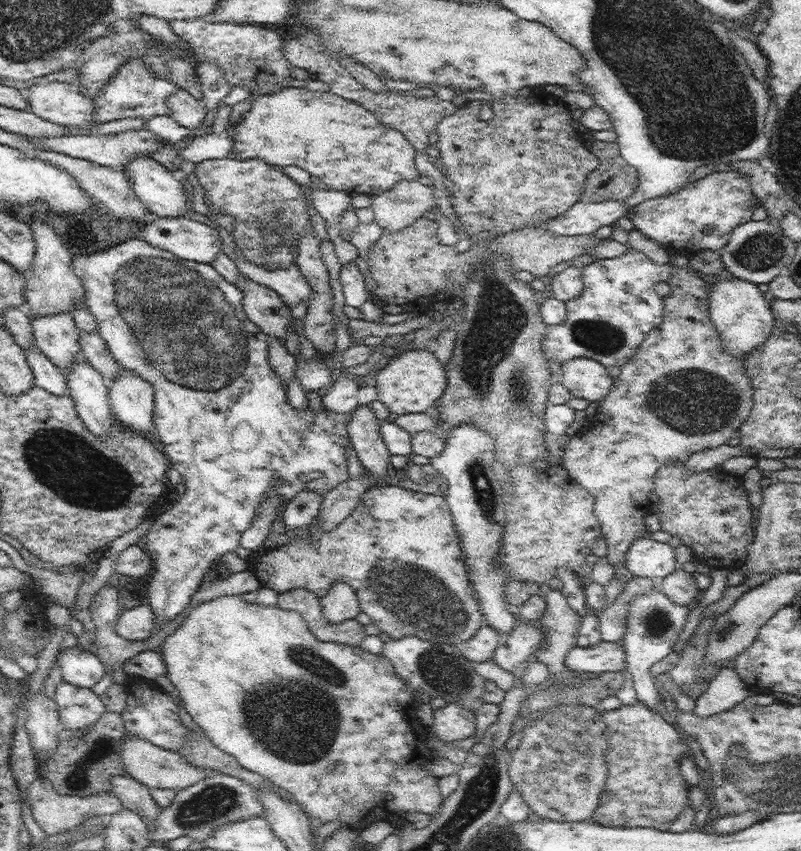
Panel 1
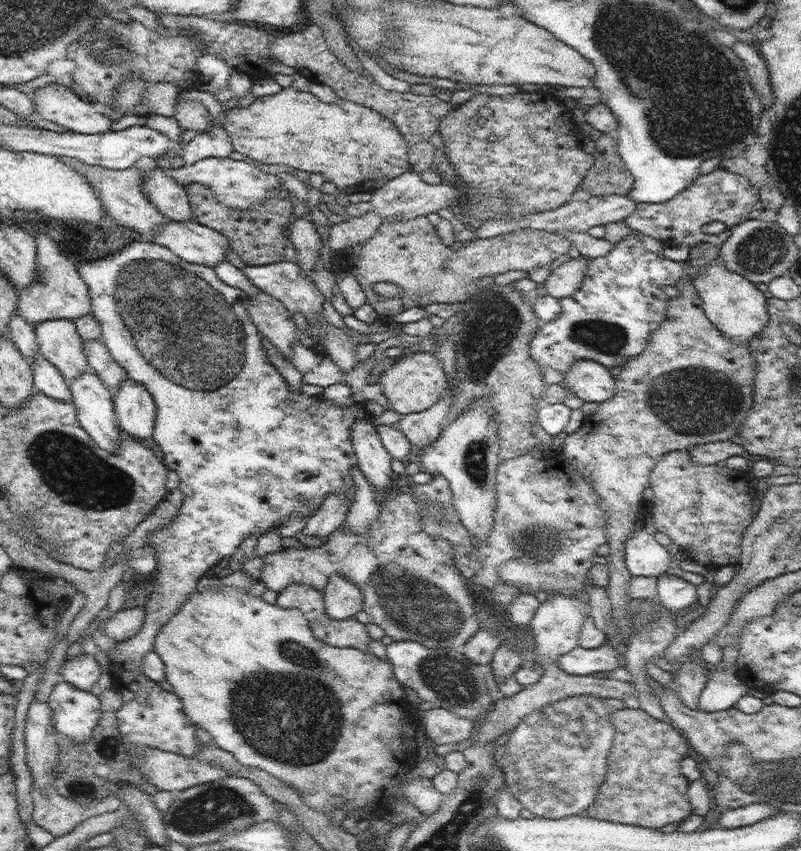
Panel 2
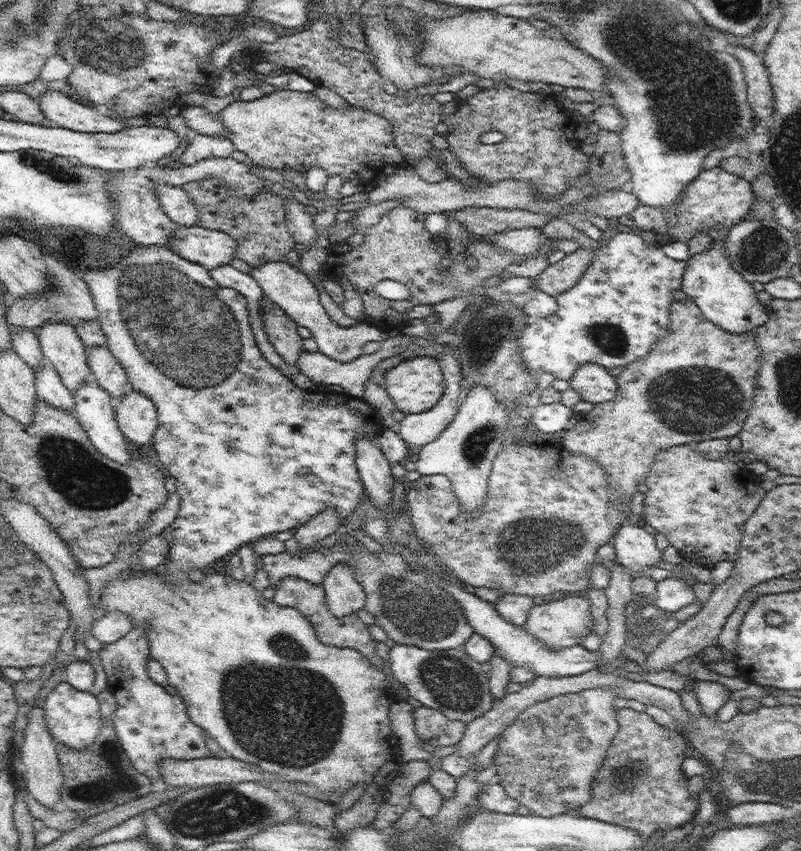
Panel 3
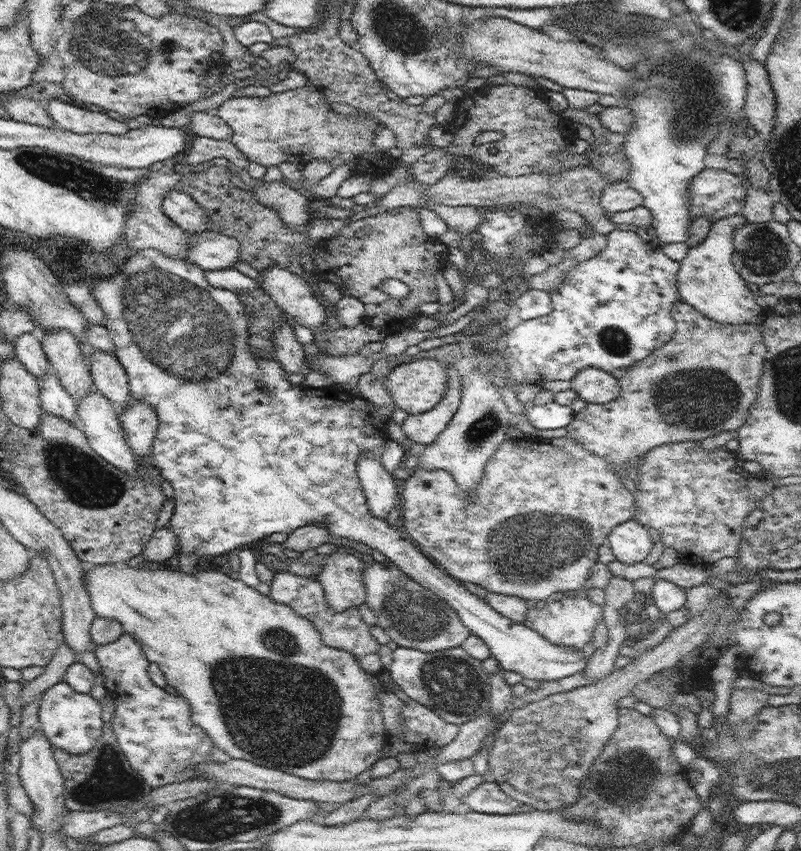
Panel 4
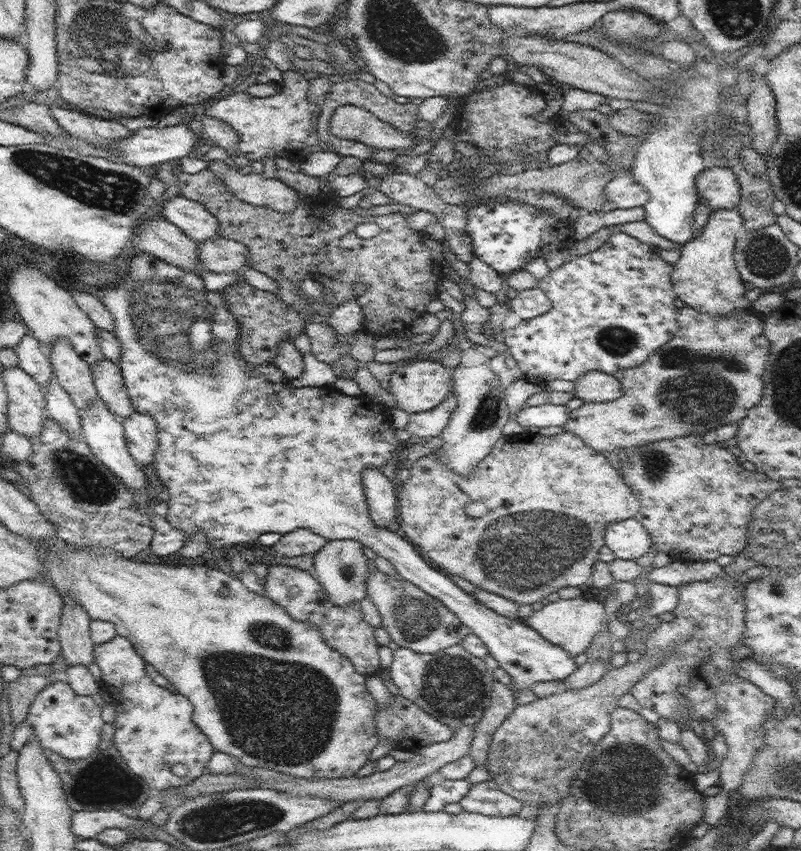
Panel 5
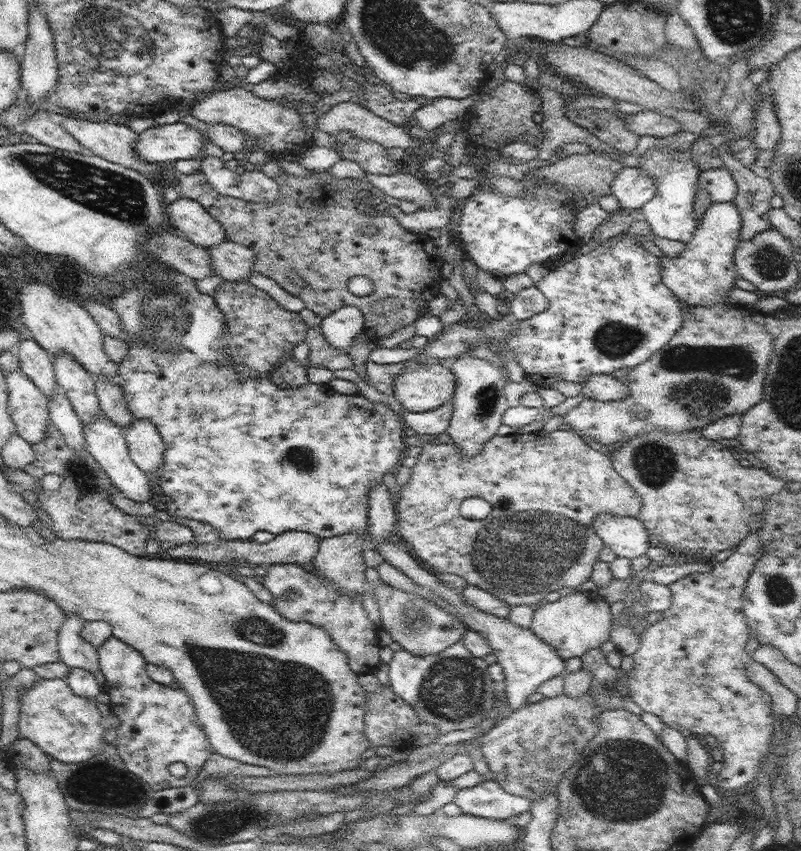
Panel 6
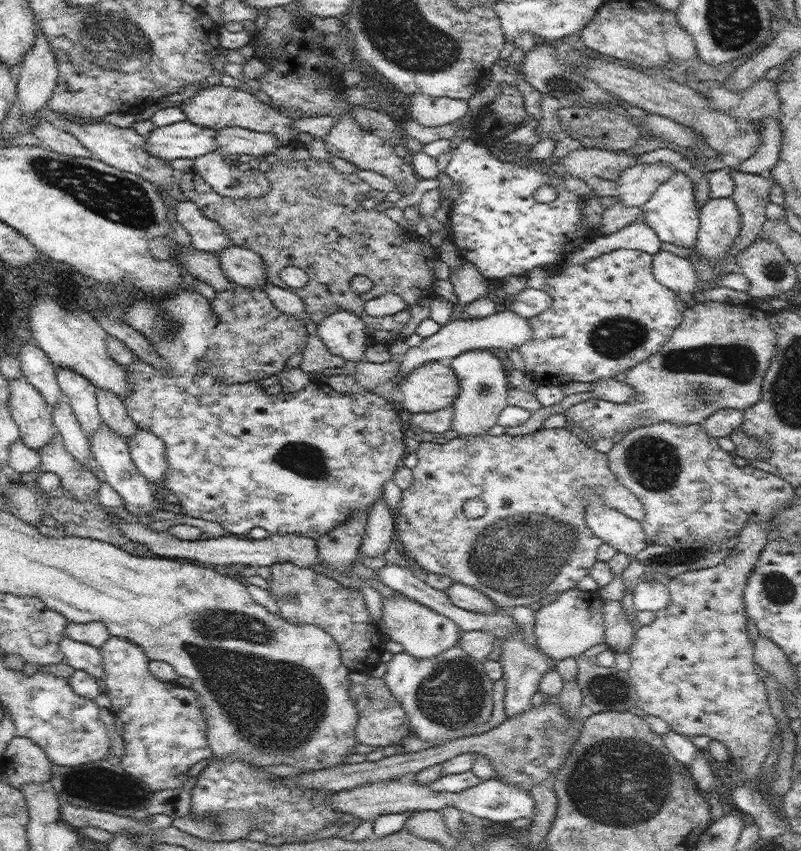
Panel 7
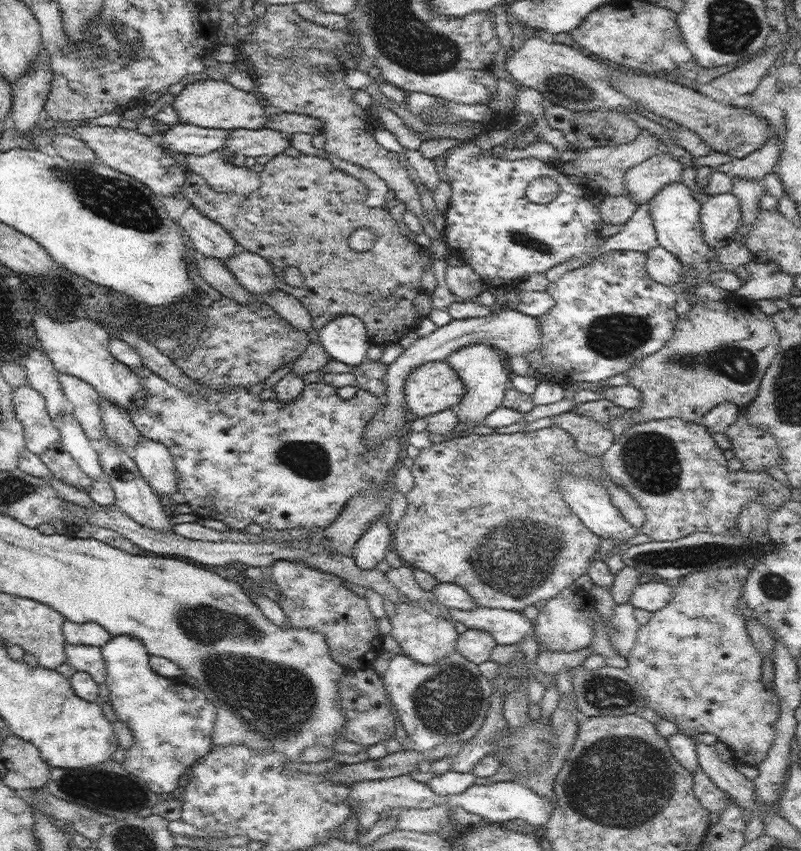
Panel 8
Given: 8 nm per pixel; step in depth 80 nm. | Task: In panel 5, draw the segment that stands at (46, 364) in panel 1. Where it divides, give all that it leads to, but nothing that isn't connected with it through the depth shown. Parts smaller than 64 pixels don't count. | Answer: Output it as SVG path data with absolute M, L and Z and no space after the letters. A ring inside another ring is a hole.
M52 373L49 385L43 390L45 393L44 416L51 418L68 432L70 440L81 437L81 415L67 390L56 380Z

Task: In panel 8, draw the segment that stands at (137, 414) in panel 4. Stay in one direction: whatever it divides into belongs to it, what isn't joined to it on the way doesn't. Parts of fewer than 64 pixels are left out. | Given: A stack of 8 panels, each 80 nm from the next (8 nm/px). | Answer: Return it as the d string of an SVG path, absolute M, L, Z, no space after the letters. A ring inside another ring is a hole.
M143 437L132 458L154 493L171 496L178 492L178 472L164 444Z

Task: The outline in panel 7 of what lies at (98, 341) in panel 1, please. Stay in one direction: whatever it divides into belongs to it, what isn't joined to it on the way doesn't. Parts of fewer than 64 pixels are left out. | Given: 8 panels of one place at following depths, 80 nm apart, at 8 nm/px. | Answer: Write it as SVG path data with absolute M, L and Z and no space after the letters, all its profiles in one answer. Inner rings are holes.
M97 388L97 407L104 424L108 425L114 432L130 440L138 430L137 424L127 413L125 401L121 396L109 390Z

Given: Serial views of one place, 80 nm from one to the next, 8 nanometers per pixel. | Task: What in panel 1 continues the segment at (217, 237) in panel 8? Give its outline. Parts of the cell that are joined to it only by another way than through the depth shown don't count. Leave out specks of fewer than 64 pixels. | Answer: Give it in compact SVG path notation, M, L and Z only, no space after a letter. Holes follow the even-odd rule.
M136 155L124 168L138 200L153 217L177 217L188 214L189 197L172 171L151 156Z

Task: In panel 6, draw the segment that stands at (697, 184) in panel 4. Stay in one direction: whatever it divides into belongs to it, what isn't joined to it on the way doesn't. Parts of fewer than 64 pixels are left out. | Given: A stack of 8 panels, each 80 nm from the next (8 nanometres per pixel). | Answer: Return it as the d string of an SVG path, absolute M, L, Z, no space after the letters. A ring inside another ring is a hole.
M724 166L701 171L697 184L708 191L712 203L733 202L737 195L736 181Z

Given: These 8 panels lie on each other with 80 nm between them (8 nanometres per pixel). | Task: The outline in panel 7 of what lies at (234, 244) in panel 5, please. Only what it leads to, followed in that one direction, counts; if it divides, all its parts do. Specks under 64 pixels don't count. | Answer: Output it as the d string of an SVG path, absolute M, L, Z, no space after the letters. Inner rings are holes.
M230 245L219 254L225 277L243 287L262 287L267 283L267 272L262 257L249 248Z

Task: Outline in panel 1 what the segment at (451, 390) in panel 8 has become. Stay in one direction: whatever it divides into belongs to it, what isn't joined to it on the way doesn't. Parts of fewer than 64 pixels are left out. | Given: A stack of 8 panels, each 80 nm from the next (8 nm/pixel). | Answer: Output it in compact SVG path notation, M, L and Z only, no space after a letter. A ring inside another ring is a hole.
M418 348L394 356L384 368L378 371L376 380L378 399L396 416L424 412L430 406L437 405L447 387L445 366L442 366L435 353Z

